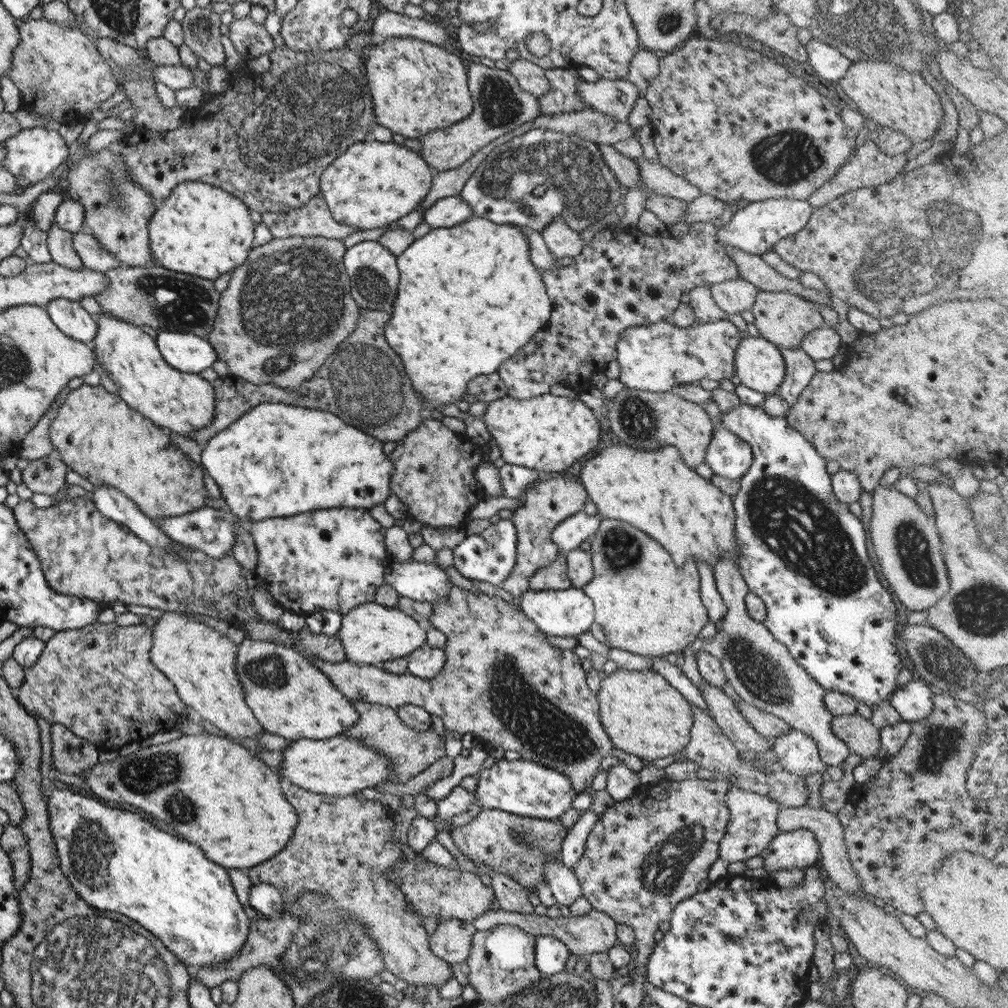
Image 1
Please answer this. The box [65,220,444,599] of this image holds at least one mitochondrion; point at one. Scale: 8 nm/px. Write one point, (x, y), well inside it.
(291, 306)

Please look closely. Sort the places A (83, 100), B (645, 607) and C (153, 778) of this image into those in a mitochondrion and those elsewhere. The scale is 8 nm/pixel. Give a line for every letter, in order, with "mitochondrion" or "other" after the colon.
A: other
B: other
C: mitochondrion

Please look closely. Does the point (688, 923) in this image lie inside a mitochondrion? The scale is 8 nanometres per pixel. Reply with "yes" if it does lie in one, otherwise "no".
no

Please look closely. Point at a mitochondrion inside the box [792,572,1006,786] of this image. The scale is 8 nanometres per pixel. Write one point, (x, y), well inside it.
(940, 745)

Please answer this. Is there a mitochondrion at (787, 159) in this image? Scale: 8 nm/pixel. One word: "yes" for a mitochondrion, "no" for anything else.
yes

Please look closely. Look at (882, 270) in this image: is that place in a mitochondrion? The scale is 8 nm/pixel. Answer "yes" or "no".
yes

